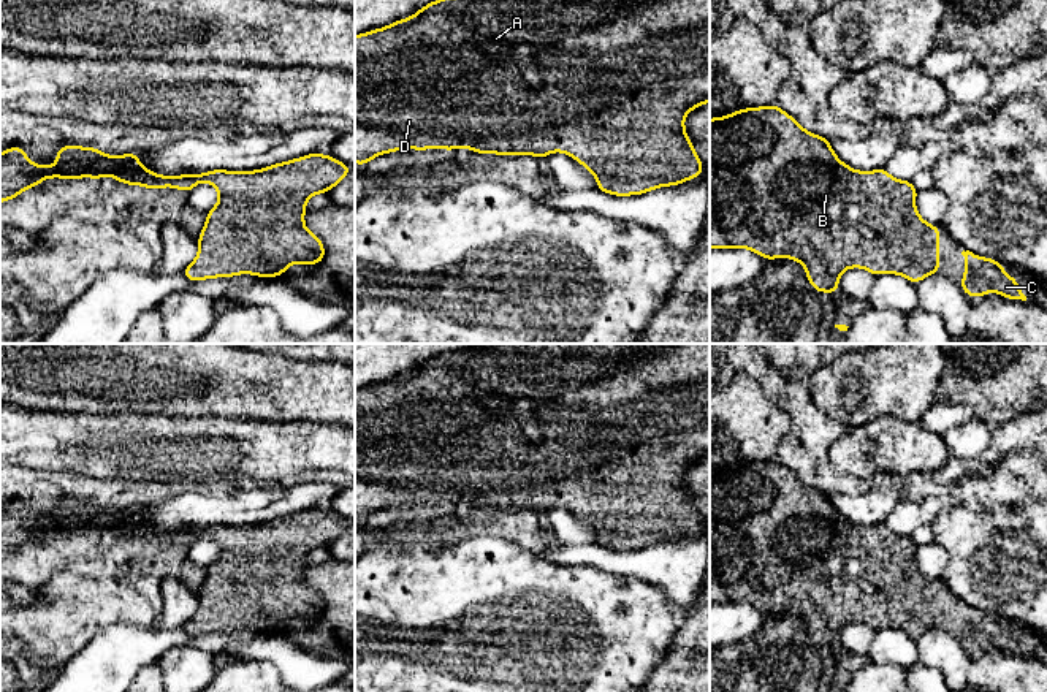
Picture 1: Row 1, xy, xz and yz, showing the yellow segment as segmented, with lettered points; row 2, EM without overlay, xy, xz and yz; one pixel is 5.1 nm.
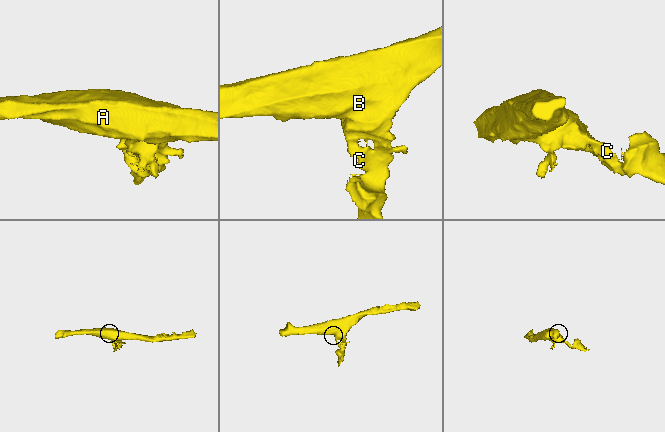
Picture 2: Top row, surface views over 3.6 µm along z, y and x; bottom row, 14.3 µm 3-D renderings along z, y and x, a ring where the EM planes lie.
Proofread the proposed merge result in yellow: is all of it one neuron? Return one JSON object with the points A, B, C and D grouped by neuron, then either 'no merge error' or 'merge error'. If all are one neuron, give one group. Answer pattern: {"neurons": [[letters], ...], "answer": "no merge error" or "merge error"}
{"neurons": [["A", "B", "C", "D"]], "answer": "no merge error"}

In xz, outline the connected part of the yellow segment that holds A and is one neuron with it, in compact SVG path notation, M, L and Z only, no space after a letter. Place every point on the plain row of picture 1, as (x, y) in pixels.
M474 344L442 352L413 371L355 390L355 518L402 504L466 502L478 508L534 510L564 507L597 535L597 545L630 551L697 534L705 524L684 483L684 470L710 458L710 344Z

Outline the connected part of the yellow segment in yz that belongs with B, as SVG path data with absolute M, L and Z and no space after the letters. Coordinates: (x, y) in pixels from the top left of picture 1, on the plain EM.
M776 458L744 462L724 472L710 473L710 603L749 603L765 614L792 613L803 619L806 632L817 648L827 646L833 651L840 641L840 630L849 622L862 622L873 630L890 627L903 630L912 638L923 635L927 630L939 629L939 581L928 580L916 565L917 546L911 535L895 534L885 523L874 526L852 524L835 510L828 494L806 486Z

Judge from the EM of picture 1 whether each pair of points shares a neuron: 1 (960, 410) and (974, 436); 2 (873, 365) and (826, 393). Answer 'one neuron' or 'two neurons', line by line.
1: one neuron
2: one neuron

